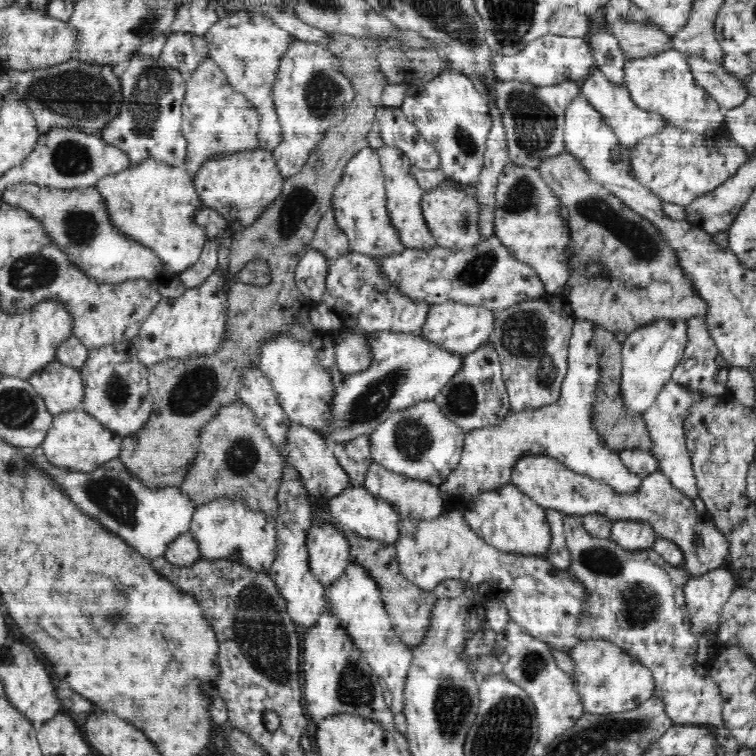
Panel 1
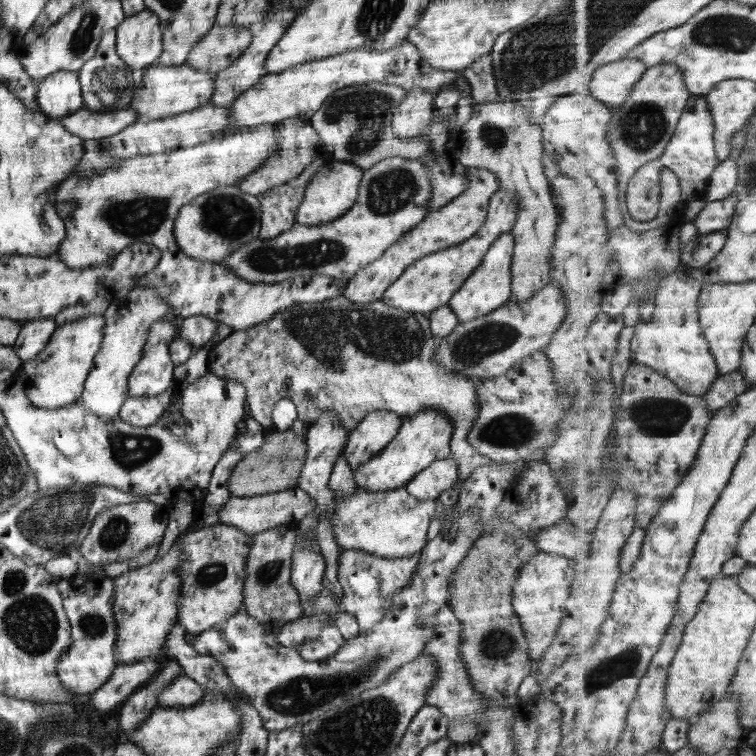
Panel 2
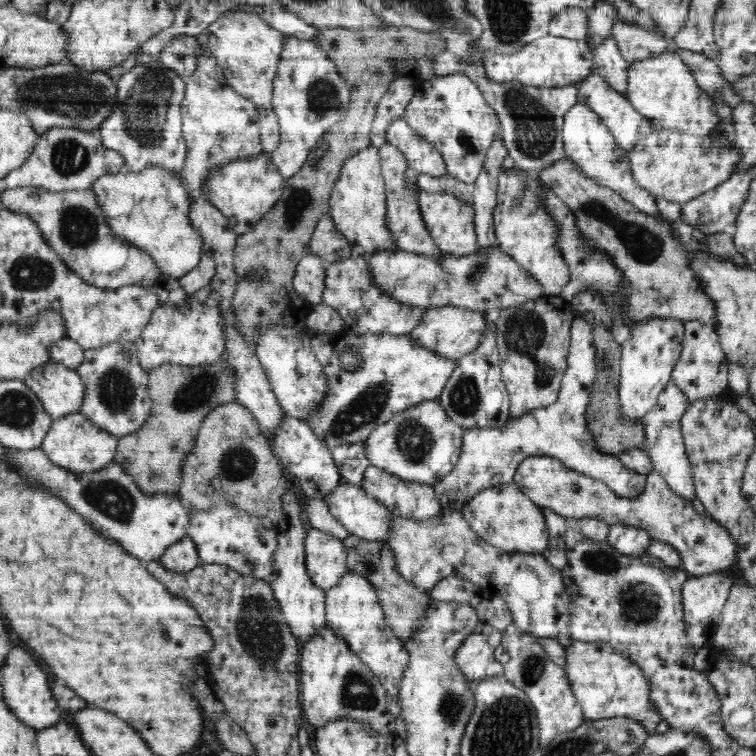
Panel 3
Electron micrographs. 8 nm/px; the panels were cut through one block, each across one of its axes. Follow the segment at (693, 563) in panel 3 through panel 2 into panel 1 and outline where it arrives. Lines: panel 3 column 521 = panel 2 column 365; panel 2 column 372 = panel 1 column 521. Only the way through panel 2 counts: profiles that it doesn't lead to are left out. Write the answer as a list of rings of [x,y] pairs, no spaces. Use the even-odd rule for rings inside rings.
[[[526,455],[519,458],[511,470],[511,483],[540,507],[561,512],[563,515],[598,513],[612,522],[619,520],[644,521],[652,525],[656,536],[664,537],[684,553],[682,567],[690,576],[699,577],[709,570],[728,567],[729,544],[727,538],[704,515],[693,512],[692,500],[674,488],[668,477],[659,471],[642,479],[634,494],[619,494],[599,481],[570,470],[559,460],[544,455]]]

